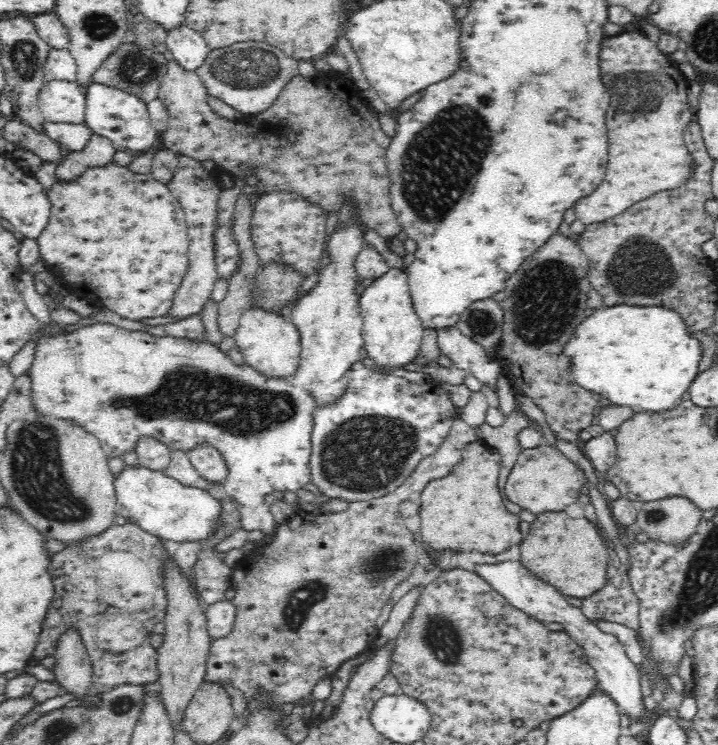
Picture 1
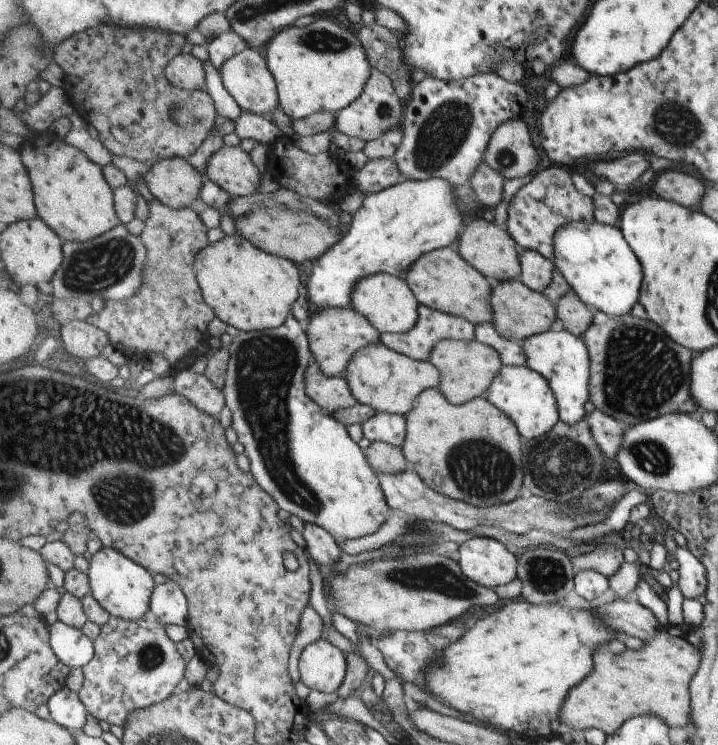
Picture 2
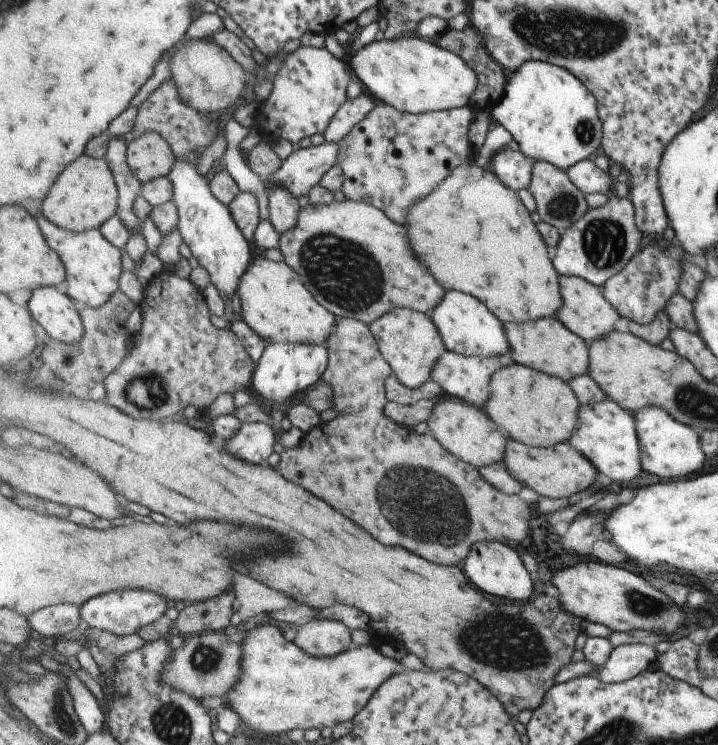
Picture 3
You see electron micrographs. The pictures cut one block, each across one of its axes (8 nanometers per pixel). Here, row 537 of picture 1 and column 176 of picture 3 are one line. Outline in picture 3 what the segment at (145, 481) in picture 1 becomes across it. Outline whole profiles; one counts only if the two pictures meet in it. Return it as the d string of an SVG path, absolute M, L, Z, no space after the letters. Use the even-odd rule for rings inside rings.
M176 159L175 168L171 170L168 178L175 188L173 201L179 210L178 226L184 242L191 248L198 264L209 271L213 285L218 289L220 296L223 296L223 300L231 300L233 294L238 294L240 280L254 258L254 245L233 220L231 210L213 196L211 181L207 180L207 176L199 174L195 160Z

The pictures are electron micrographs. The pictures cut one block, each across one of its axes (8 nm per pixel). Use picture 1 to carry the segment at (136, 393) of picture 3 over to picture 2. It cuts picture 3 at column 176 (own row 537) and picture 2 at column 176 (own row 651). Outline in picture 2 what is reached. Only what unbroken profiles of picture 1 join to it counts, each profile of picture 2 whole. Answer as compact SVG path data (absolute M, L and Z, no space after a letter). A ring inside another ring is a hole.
M153 198L149 206L150 215L140 236L148 250L147 284L139 296L105 302L105 308L97 314L96 323L103 332L107 332L112 346L124 351L132 360L142 359L148 352L159 352L173 365L189 356L201 342L209 342L209 324L216 316L213 307L205 302L196 271L197 254L210 244L207 240L208 225L197 212L189 208L175 210L157 198Z

